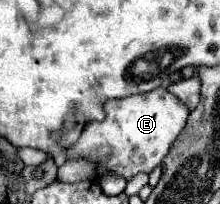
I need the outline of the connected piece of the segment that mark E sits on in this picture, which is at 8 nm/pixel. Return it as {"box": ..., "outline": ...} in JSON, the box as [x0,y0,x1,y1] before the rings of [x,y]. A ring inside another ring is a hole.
{"box":[68,87,188,179],"outline":[[[164,87],[144,95],[110,101],[104,105],[104,111],[106,119],[102,123],[88,123],[80,135],[80,141],[70,147],[68,157],[90,157],[98,163],[98,175],[118,173],[126,179],[132,179],[136,173],[150,173],[158,167],[188,119],[188,107]]]}

